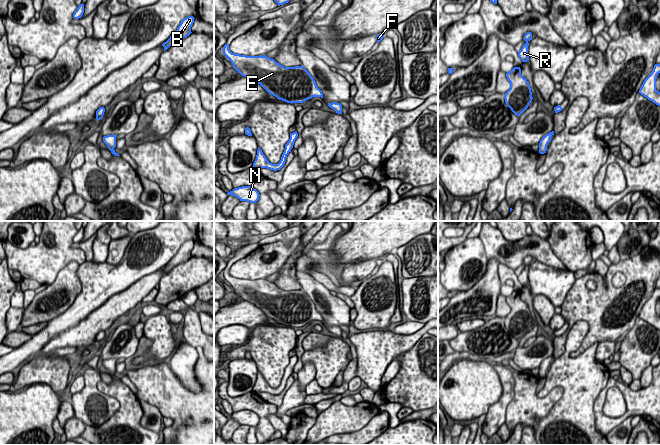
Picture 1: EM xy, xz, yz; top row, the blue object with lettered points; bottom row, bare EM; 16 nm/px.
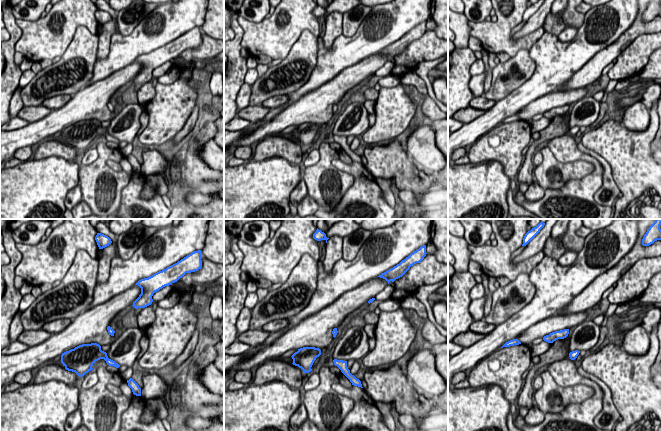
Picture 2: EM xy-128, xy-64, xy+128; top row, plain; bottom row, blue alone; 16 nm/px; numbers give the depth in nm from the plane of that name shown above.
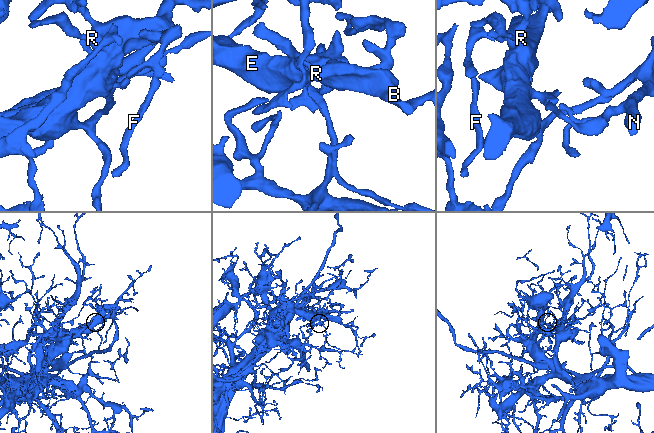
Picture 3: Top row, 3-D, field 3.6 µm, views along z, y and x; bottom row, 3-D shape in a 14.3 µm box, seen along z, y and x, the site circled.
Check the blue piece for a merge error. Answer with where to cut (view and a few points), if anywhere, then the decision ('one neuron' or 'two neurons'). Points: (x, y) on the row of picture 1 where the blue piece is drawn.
xy (114, 135), (103, 138) | two neurons

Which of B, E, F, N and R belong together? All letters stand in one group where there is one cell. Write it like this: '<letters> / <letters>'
B E F R / N

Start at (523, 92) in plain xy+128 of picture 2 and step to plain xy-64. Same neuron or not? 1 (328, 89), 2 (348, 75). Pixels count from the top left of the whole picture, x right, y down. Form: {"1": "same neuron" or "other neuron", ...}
{"1": "other neuron", "2": "other neuron"}

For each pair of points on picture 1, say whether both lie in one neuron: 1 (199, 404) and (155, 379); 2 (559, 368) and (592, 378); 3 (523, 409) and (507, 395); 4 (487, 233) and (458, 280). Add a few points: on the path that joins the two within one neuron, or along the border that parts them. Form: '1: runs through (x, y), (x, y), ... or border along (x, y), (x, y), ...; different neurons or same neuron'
1: runs through (188, 404), (180, 404), (166, 390); same neuron
2: runs through (567, 372), (584, 378); same neuron
3: border along (512, 375), (513, 398), (508, 405), (505, 421); different neurons
4: border along (478, 237), (488, 259); different neurons

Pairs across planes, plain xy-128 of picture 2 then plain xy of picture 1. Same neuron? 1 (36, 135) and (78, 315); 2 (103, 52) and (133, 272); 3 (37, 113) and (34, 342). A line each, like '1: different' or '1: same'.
1: different
2: different
3: different

